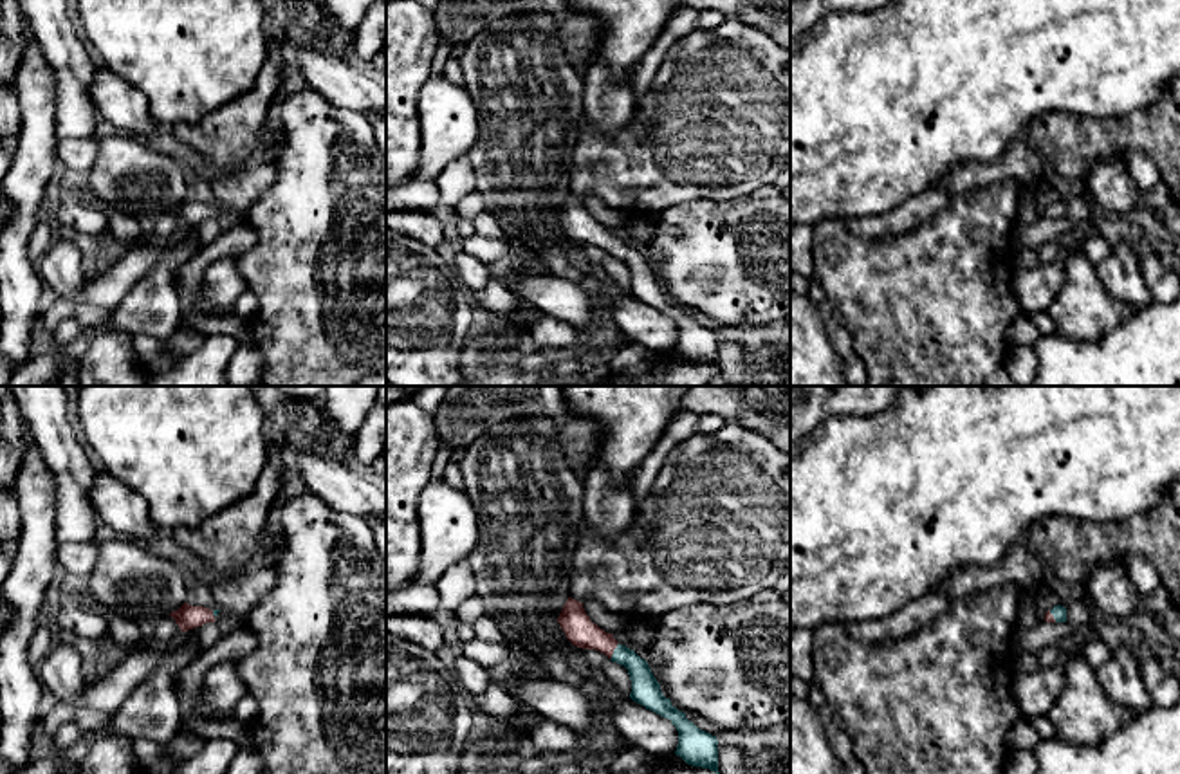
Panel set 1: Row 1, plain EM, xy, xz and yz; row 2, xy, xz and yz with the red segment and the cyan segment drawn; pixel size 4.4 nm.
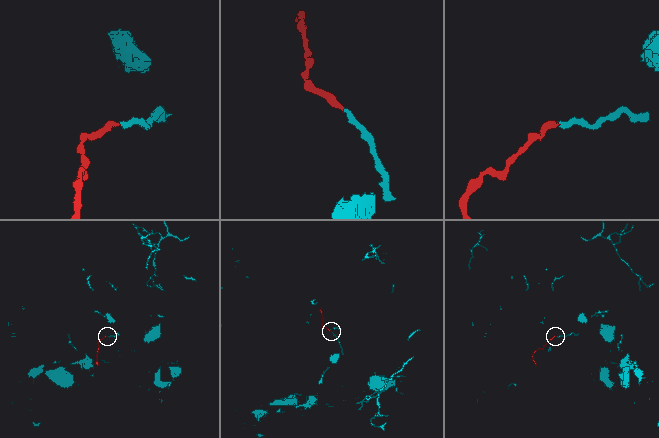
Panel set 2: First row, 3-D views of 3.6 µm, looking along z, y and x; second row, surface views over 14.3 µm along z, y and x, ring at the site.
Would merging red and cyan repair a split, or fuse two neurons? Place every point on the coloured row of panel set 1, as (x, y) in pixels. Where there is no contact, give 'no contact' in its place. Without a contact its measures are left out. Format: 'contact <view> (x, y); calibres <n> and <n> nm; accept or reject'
contact xz (612, 652); calibres 140 and 130 nm; accept

